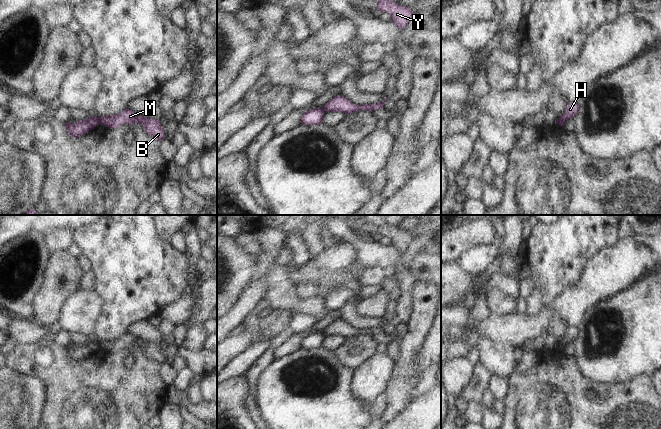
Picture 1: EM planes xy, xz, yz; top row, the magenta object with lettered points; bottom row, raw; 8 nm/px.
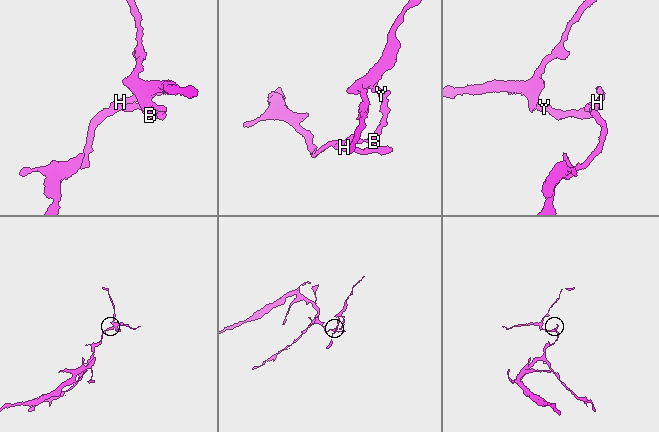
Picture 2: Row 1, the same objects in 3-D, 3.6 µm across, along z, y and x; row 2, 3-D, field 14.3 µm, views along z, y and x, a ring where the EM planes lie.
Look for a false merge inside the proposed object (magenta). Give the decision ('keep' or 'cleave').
cleave

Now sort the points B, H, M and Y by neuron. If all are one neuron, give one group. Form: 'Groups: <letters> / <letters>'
Groups: B M Y / H.

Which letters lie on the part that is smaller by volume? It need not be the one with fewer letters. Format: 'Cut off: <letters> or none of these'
Cut off: B, M, Y

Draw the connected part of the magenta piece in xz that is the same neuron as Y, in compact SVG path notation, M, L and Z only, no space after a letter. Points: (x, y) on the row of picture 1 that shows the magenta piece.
M375 0L378 2L378 11L387 12L391 16L391 20L401 30L406 27L409 19L413 16L413 12L409 7L398 5L391 0Z

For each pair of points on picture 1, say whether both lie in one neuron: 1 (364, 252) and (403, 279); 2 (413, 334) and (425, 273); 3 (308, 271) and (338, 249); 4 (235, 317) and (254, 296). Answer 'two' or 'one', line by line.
1: one
2: two
3: one
4: one

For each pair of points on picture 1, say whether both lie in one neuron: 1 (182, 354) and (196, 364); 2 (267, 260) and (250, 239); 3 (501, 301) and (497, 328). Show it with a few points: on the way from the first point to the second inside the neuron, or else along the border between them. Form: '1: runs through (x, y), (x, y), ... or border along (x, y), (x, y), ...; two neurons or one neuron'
1: runs through (185, 357), (193, 361); one neuron
2: border along (253, 234), (260, 246), (260, 252), (255, 257); two neurons
3: border along (515, 311), (509, 314), (491, 313); two neurons

